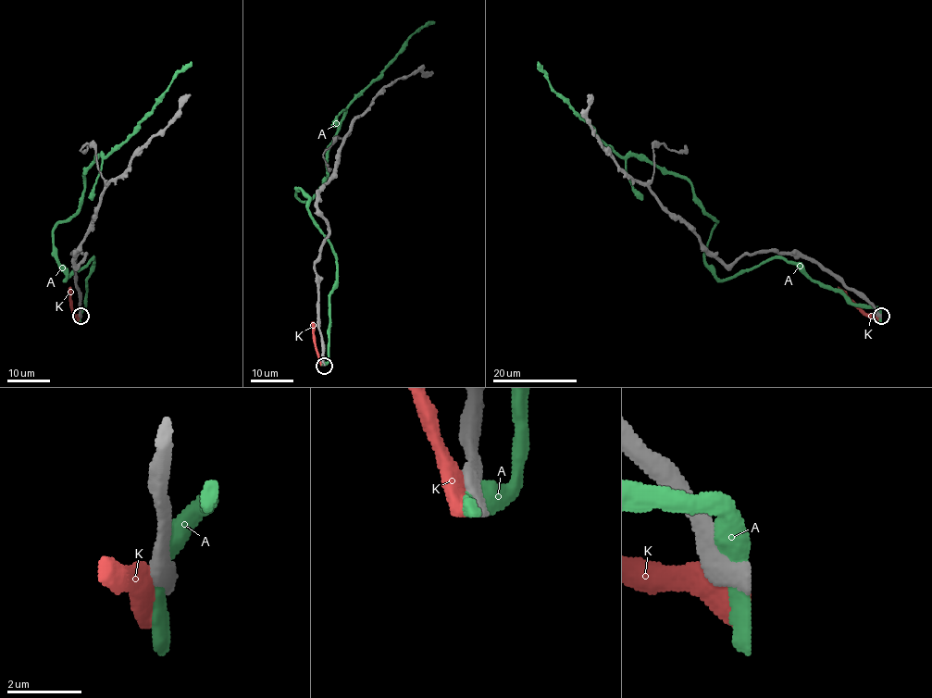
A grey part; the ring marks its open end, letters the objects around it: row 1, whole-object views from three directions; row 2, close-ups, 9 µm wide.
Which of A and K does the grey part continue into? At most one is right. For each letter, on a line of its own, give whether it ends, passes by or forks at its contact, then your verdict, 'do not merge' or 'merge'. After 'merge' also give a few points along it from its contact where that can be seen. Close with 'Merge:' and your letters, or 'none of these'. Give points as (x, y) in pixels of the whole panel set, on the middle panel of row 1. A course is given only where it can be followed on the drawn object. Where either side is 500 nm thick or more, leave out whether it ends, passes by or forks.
A: do not merge
K: do not merge
Merge: none of these

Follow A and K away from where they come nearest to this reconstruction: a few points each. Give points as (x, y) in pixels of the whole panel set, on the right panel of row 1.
A: (878, 315), (778, 257), (719, 279), (704, 249), (717, 223), (693, 186), (620, 156), (553, 90), (538, 61)
K: (877, 316), (863, 313), (838, 286)

